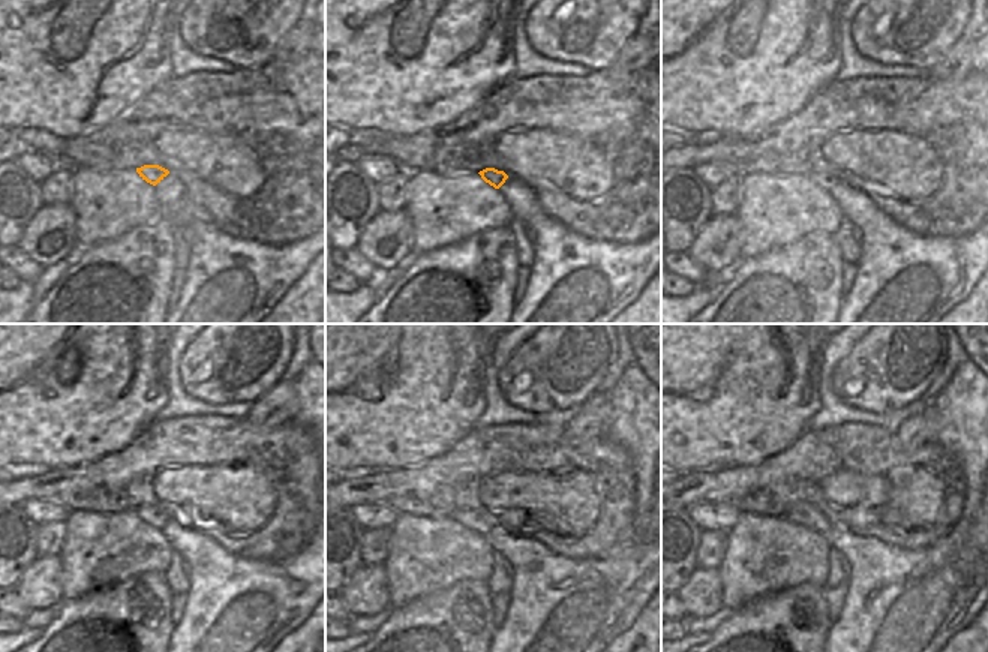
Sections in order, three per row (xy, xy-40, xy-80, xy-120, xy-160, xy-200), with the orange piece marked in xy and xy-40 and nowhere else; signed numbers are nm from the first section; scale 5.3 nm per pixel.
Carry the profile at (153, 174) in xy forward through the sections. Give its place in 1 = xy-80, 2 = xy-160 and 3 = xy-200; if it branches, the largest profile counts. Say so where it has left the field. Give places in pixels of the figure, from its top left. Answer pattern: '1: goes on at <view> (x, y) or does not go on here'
1: goes on at xy-80 (826, 180)
2: goes on at xy-160 (483, 522)
3: goes on at xy-200 (804, 514)

